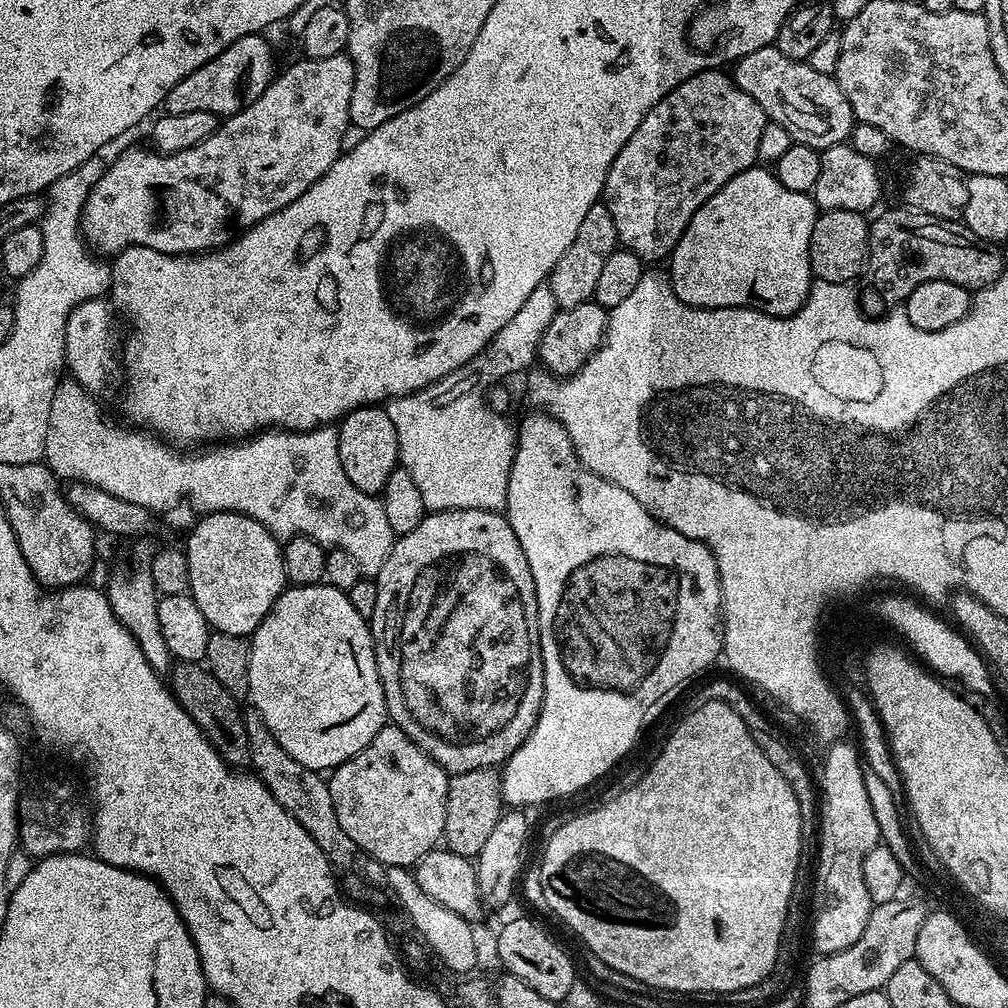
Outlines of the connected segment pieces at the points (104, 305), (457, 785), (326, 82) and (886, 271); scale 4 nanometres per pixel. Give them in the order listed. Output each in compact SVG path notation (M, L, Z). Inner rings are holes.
M93 298L82 302L70 314L64 331L64 363L71 379L77 380L84 387L85 391L91 394L98 394L103 388L108 388L116 380L116 371L121 371L122 364L118 359L118 340L116 344L116 324L112 321L114 308L107 299Z
M479 768L455 773L448 782L443 847L459 856L479 856L482 846L486 846L486 838L490 838L490 833L494 831L501 815L500 778L493 769Z
M341 54L334 58L318 58L317 60L300 58L297 64L290 65L283 72L284 69L272 79L270 86L266 86L266 90L257 100L250 102L250 106L246 106L242 111L227 117L217 127L216 132L210 134L210 138L198 142L198 146L194 146L190 150L167 154L155 150L147 152L144 148L128 148L117 160L113 159L102 174L102 178L98 178L94 190L90 190L88 201L84 203L82 231L89 245L100 254L105 254L104 252L115 254L135 244L146 246L150 250L165 252L171 256L203 254L232 243L240 233L245 232L248 228L253 228L258 222L262 222L262 218L290 206L290 202L294 202L294 198L302 198L302 194L306 194L306 190L310 190L310 186L314 186L314 182L318 182L322 178L322 174L326 174L326 170L330 170L330 166L334 166L334 162L340 157L342 134L346 134L350 123L350 90L353 89L354 84L354 66L347 54Z
M892 206L875 221L871 221L868 229L868 259L866 271L863 273L864 289L858 292L861 309L869 318L880 318L889 310L903 305L914 290L914 286L922 286L922 282L954 282L969 290L979 290L990 286L998 277L1005 275L1004 260L995 243L980 240L963 223L950 220L939 220L936 216L927 216L921 212L913 212L907 208Z

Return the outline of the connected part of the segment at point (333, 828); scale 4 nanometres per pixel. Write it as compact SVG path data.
M248 710L243 715L248 735L248 758L251 771L268 787L273 798L298 821L302 830L306 830L306 834L314 838L314 842L318 844L318 850L326 854L333 869L354 867L359 860L362 860L362 856L356 844L350 842L350 838L346 838L346 830L338 826L338 814L334 814L334 802L330 802L327 779L321 773L302 766L302 762L294 762L294 758L290 758L290 754L282 750L274 734L270 734L264 719L256 711Z

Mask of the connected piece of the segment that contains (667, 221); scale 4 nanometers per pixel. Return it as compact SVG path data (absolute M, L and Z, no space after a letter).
M727 71L699 72L674 86L674 90L642 118L638 130L634 130L626 146L618 150L618 158L614 158L608 171L602 196L614 220L617 241L645 262L671 257L696 211L715 192L722 190L732 176L742 174L757 163L758 138L762 138L765 123L762 106L740 89Z

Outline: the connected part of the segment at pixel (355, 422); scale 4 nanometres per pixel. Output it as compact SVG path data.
M380 406L355 408L343 420L339 421L338 454L342 458L342 470L346 470L346 478L358 486L358 490L373 494L383 493L386 478L398 467L399 446L398 434L394 424L387 417L385 409Z

